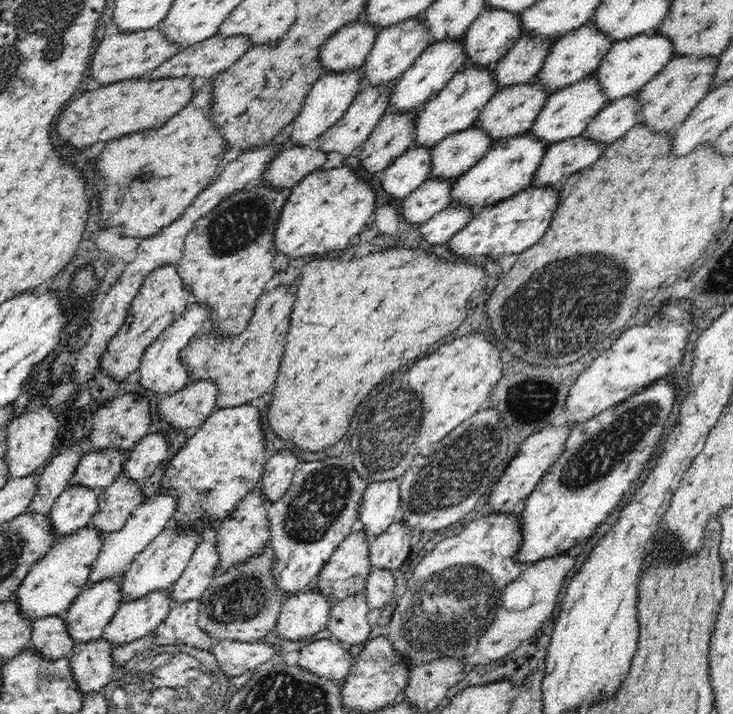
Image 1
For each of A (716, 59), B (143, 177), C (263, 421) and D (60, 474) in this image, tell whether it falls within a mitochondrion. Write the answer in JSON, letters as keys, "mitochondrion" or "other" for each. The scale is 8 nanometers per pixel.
{"A":"other","B":"mitochondrion","C":"other","D":"other"}

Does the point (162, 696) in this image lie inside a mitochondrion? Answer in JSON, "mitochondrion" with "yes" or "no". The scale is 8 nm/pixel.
{"mitochondrion":"yes"}

